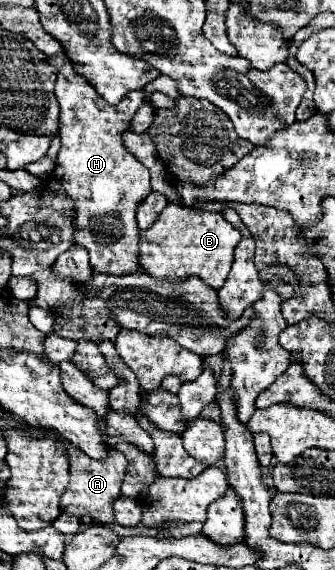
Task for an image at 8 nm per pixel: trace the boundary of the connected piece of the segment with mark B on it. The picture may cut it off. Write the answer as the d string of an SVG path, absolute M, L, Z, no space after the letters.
M168 204L154 226L140 232L140 266L154 278L182 282L190 276L198 276L206 286L220 290L232 268L234 248L240 240L240 230L234 228L222 212L190 210Z

